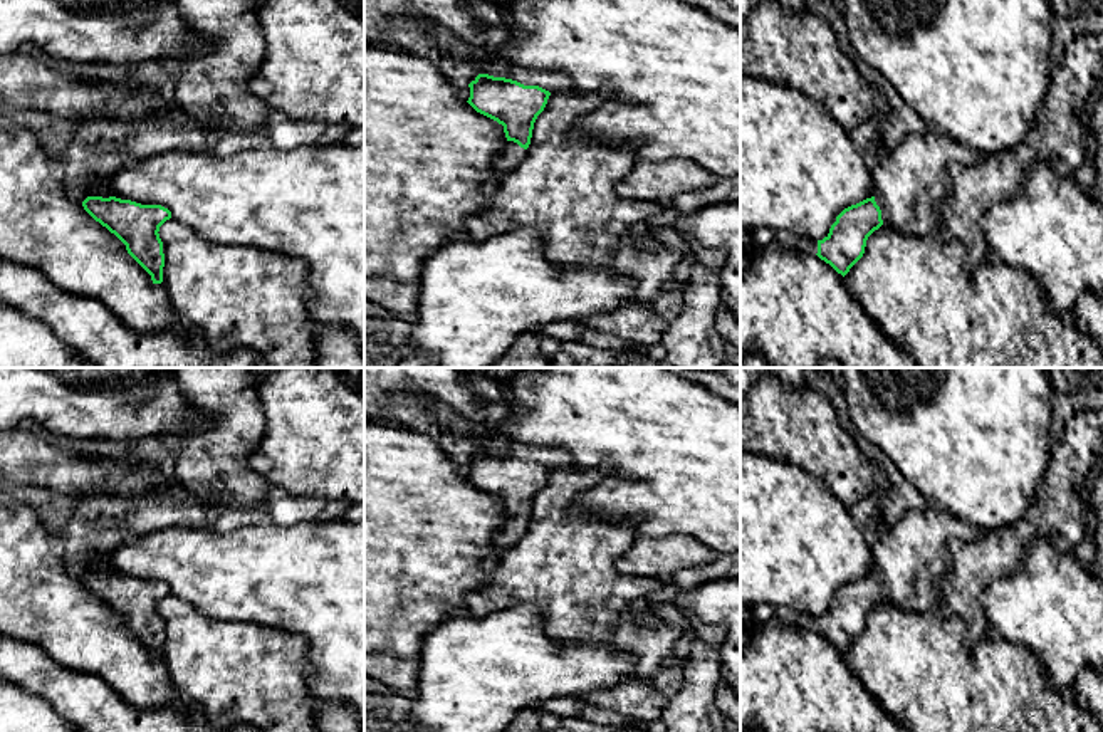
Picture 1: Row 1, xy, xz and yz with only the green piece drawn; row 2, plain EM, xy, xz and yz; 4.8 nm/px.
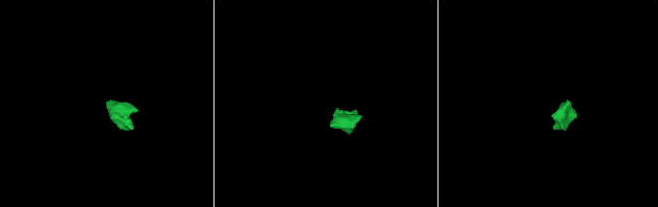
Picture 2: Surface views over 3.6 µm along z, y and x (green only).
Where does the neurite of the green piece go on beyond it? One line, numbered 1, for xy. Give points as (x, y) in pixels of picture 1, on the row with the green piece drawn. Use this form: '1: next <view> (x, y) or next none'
1: next xy (99, 188)

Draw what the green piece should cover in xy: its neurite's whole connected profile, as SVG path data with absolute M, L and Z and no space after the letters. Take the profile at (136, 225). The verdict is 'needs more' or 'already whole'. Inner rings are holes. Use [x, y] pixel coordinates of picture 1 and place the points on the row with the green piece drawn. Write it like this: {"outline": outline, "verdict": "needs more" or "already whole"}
{"outline": "M97 178L82 201L84 210L124 245L128 254L151 275L163 282L165 254L159 227L171 218L161 205L141 205L109 193L107 178Z", "verdict": "needs more"}

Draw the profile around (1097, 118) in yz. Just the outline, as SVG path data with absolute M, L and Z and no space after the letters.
M1103 97L1093 109L1091 128L1095 134L1093 141L1096 144L1096 154L1095 154L1096 178L1093 183L1093 190L1096 193L1098 201L1103 207Z

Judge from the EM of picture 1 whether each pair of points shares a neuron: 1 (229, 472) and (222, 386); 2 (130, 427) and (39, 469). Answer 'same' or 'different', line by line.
1: same
2: different

